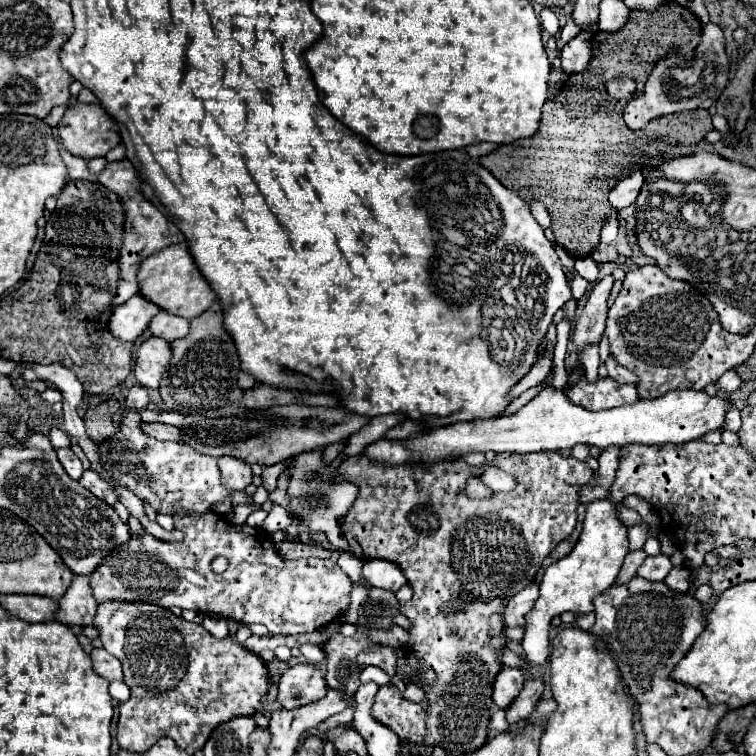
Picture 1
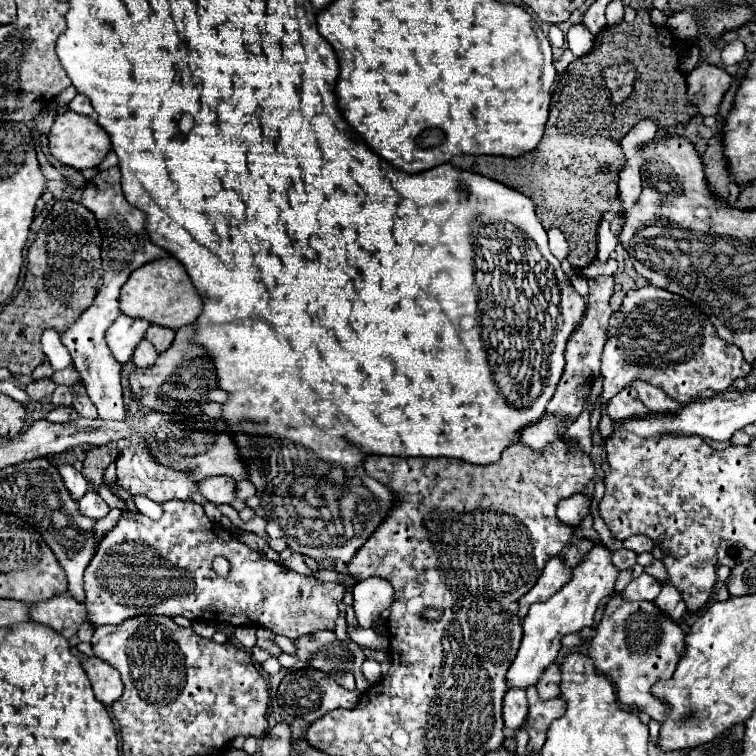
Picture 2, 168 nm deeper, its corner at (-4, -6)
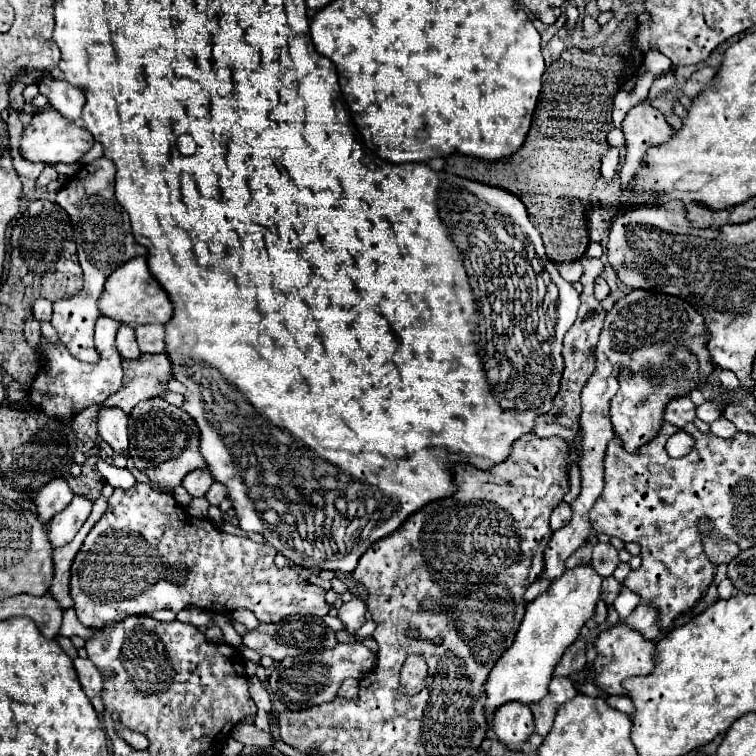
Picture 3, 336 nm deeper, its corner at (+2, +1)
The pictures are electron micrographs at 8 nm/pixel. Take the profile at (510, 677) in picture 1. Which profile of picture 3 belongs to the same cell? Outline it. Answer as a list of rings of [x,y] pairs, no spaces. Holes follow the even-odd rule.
[[[509,703],[499,707],[493,717],[493,729],[497,739],[511,751],[519,751],[521,745],[535,733],[533,713],[527,705]]]

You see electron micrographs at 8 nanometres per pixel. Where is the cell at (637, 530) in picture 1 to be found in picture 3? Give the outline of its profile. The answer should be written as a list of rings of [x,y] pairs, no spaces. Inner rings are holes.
[[[611,543],[595,545],[593,557],[591,557],[591,567],[595,569],[595,573],[599,573],[601,577],[609,577],[609,575],[613,575],[617,563],[619,563],[619,555]]]

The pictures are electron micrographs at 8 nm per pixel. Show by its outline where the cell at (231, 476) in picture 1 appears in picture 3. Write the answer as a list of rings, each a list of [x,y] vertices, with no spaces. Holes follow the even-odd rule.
[[[195,469],[183,477],[181,485],[187,489],[187,493],[191,497],[203,497],[207,493],[207,489],[211,487],[211,483],[213,483],[213,479],[207,469]]]

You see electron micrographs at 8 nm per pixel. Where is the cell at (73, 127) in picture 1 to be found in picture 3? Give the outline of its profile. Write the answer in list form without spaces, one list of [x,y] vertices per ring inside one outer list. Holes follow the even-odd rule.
[[[47,107],[47,109],[35,113],[31,117],[29,125],[23,129],[19,151],[21,151],[21,157],[31,163],[47,163],[47,165],[77,163],[93,147],[93,143],[95,143],[95,139],[91,137],[91,133],[87,129],[67,121],[55,109]]]

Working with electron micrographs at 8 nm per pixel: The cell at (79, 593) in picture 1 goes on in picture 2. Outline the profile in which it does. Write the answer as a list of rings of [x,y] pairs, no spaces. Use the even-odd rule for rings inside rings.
[[[65,592],[51,600],[33,604],[31,620],[61,632],[61,636],[65,636],[65,638],[71,638],[77,634],[79,626],[89,620],[89,614],[87,614],[85,602],[73,600],[73,596],[69,596]]]

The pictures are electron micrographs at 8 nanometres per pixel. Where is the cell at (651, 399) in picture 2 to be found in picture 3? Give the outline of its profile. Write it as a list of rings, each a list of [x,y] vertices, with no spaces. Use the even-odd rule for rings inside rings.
[[[679,397],[677,401],[671,401],[665,413],[665,421],[683,427],[695,419],[695,405],[689,397]]]

